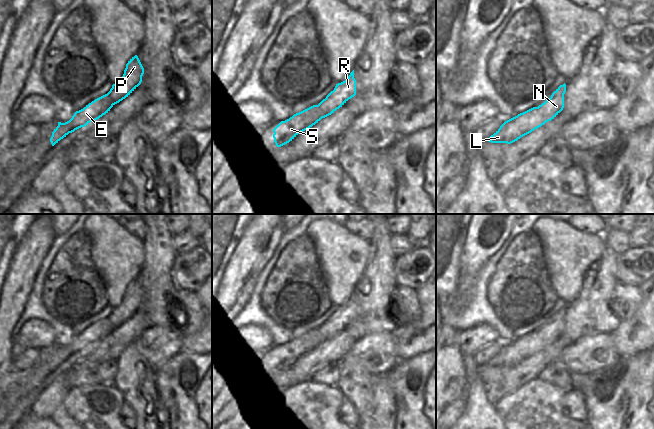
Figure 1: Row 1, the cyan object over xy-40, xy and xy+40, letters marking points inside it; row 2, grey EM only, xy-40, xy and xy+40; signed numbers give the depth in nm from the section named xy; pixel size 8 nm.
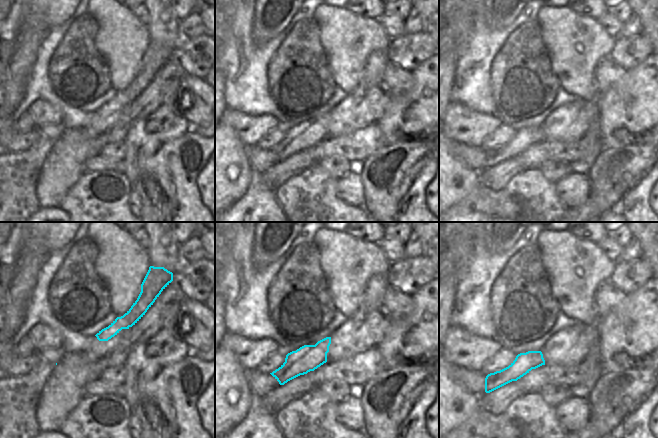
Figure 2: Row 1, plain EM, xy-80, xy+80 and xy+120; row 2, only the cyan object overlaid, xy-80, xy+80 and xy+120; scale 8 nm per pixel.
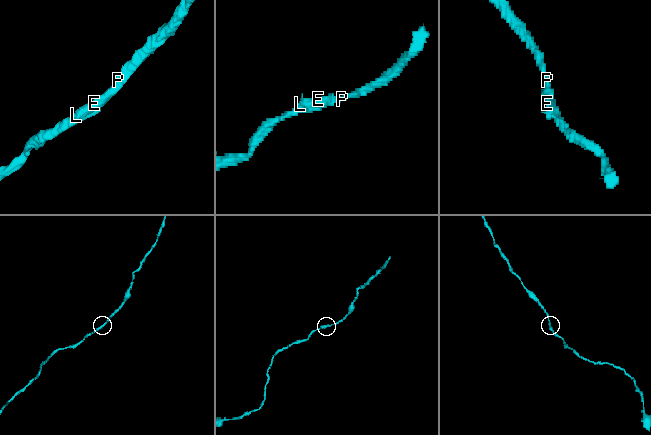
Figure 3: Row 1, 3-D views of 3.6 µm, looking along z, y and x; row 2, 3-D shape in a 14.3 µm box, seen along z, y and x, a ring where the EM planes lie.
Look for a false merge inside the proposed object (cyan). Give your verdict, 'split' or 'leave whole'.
leave whole

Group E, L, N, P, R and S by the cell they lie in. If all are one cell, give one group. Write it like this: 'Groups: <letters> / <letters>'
Groups: E L N P R S

